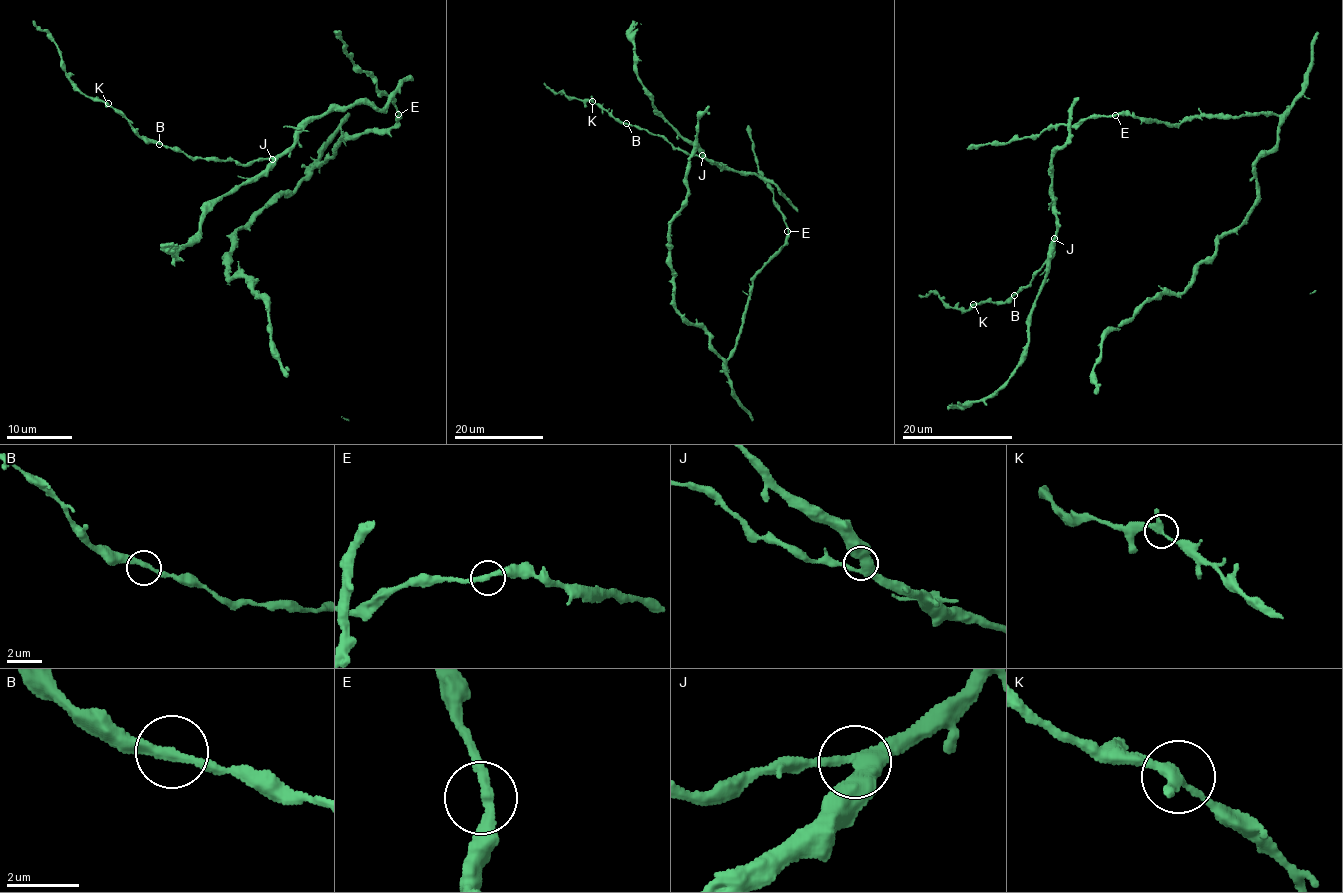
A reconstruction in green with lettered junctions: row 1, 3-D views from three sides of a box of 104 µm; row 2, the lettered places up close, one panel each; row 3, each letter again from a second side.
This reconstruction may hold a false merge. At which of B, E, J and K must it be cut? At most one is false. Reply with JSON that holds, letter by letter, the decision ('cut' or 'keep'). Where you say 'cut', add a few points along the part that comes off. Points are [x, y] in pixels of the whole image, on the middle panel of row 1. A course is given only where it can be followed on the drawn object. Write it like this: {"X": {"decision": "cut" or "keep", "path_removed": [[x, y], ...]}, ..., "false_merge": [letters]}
{"B": {"decision": "keep"}, "E": {"decision": "keep"}, "J": {"decision": "keep"}, "K": {"decision": "keep"}, "false_merge": []}

